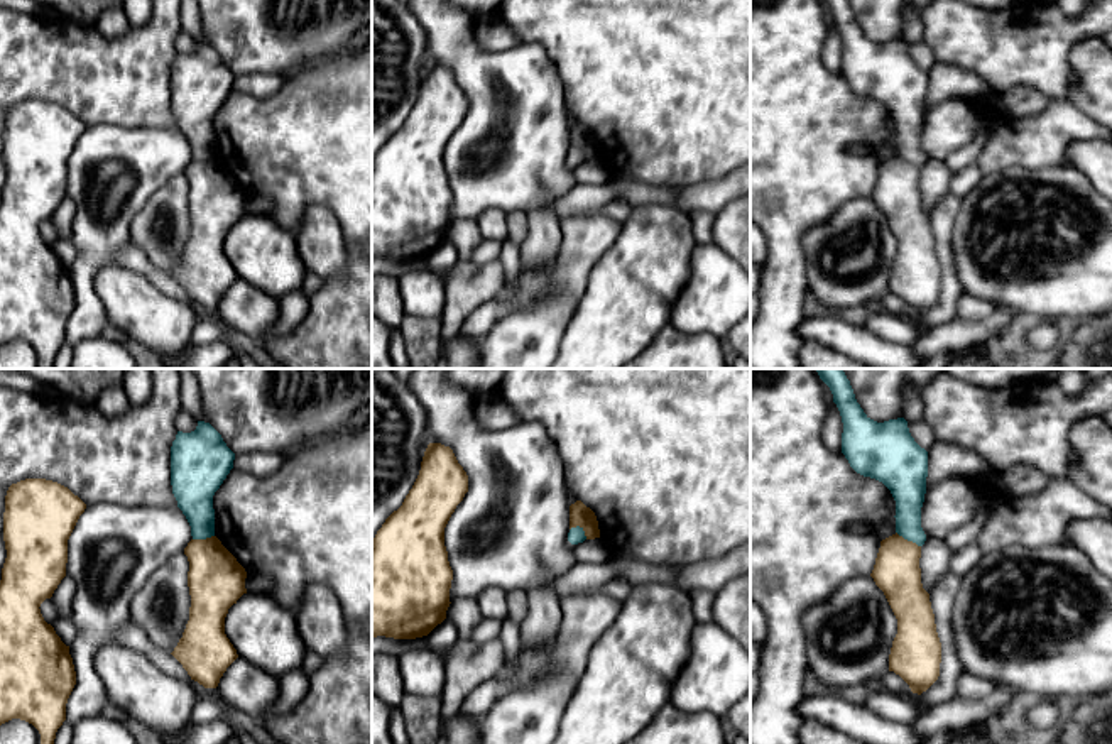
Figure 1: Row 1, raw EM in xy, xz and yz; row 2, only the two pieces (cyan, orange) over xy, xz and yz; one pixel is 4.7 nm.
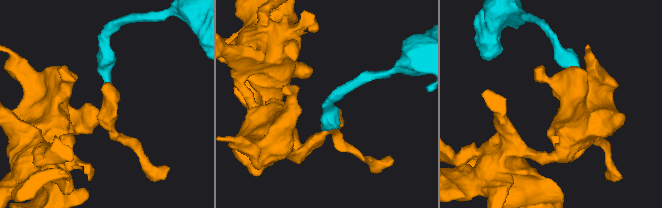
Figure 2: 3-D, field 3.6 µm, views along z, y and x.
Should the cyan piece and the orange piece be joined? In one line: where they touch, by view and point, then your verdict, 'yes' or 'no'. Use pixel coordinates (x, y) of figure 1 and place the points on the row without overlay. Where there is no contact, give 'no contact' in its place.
meets cyan in yz at (908, 161); no

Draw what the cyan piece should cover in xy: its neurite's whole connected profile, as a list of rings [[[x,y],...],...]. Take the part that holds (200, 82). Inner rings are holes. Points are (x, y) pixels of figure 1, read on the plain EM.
[[[204,42],[191,54],[177,52],[171,68],[171,107],[193,161],[215,157],[213,117],[233,90],[235,74]]]

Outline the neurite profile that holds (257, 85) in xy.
[[[253,73],[235,76],[233,90],[255,98],[269,98],[275,95],[282,85],[284,76]]]

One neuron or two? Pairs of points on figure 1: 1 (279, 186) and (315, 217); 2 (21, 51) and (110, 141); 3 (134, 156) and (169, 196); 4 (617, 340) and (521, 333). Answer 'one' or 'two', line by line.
1: two
2: two
3: two
4: two

